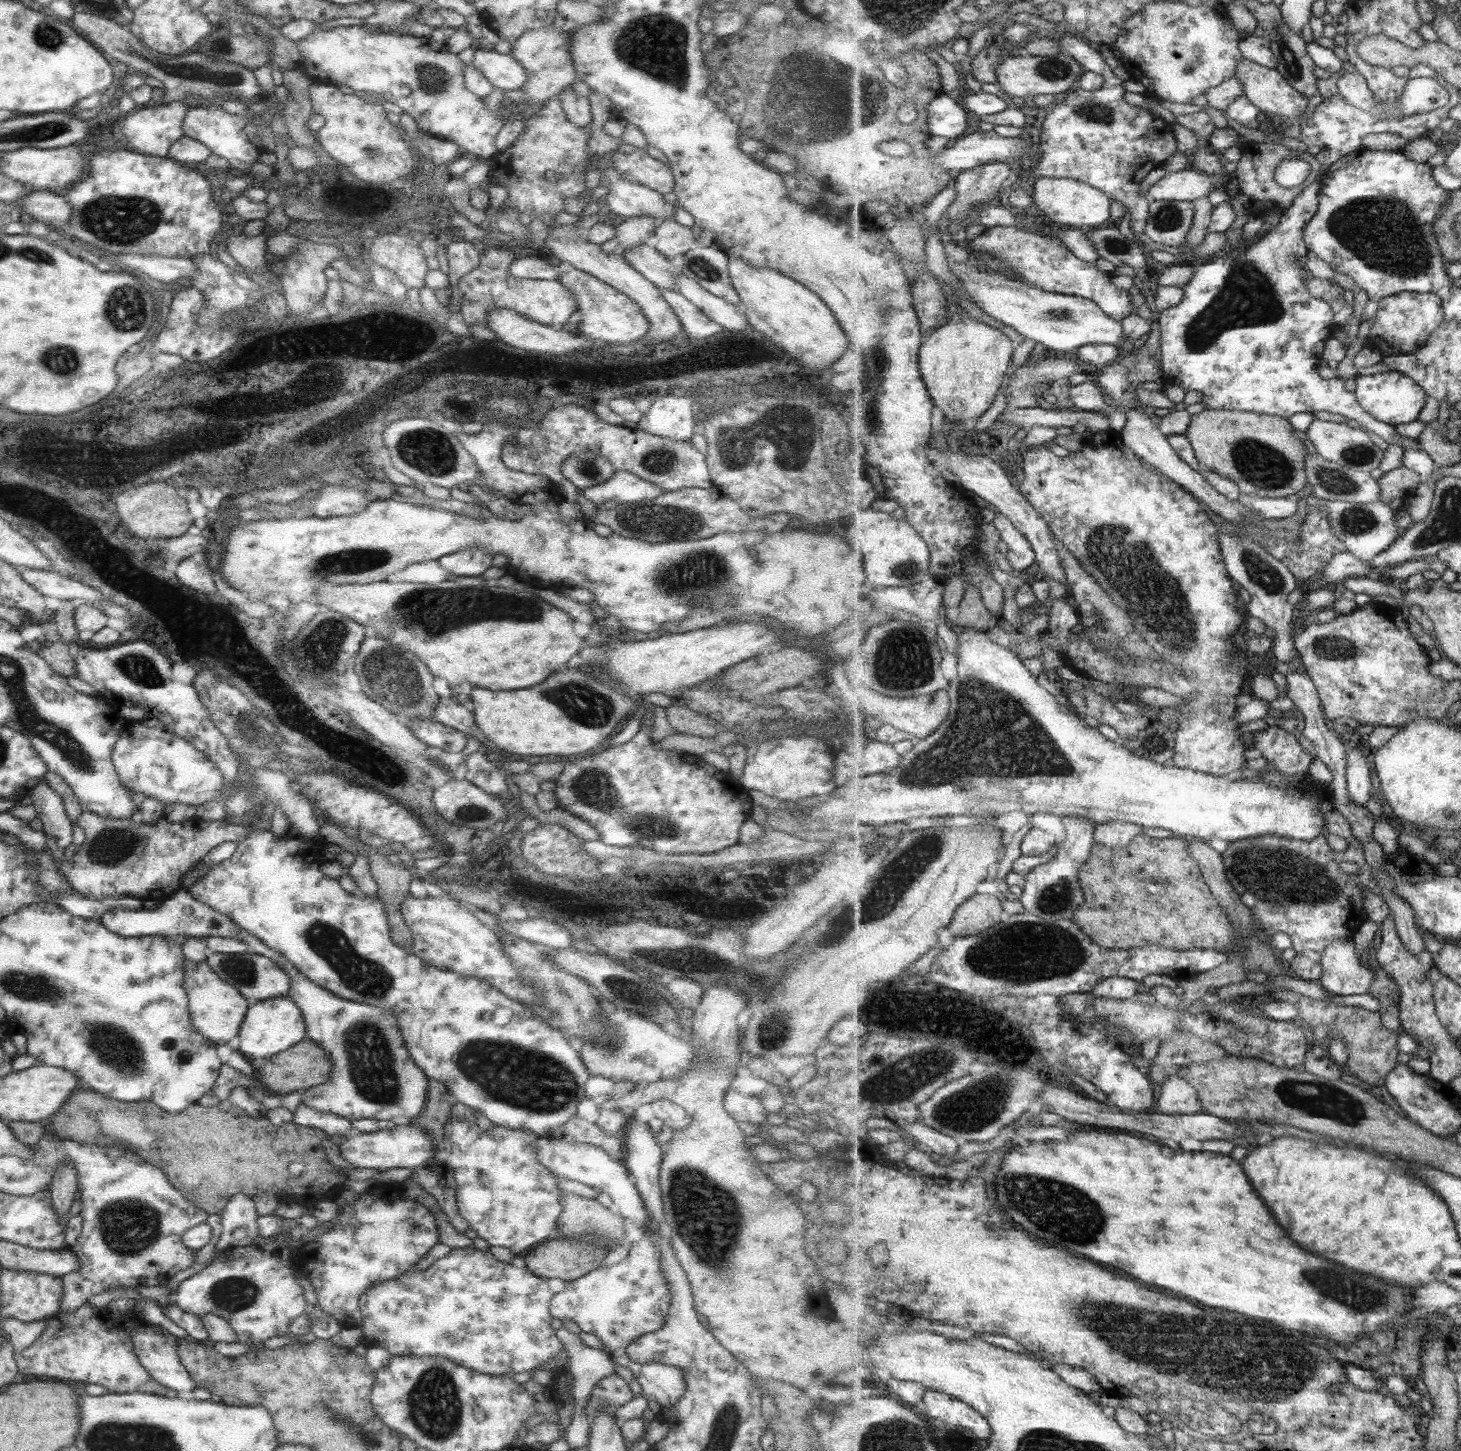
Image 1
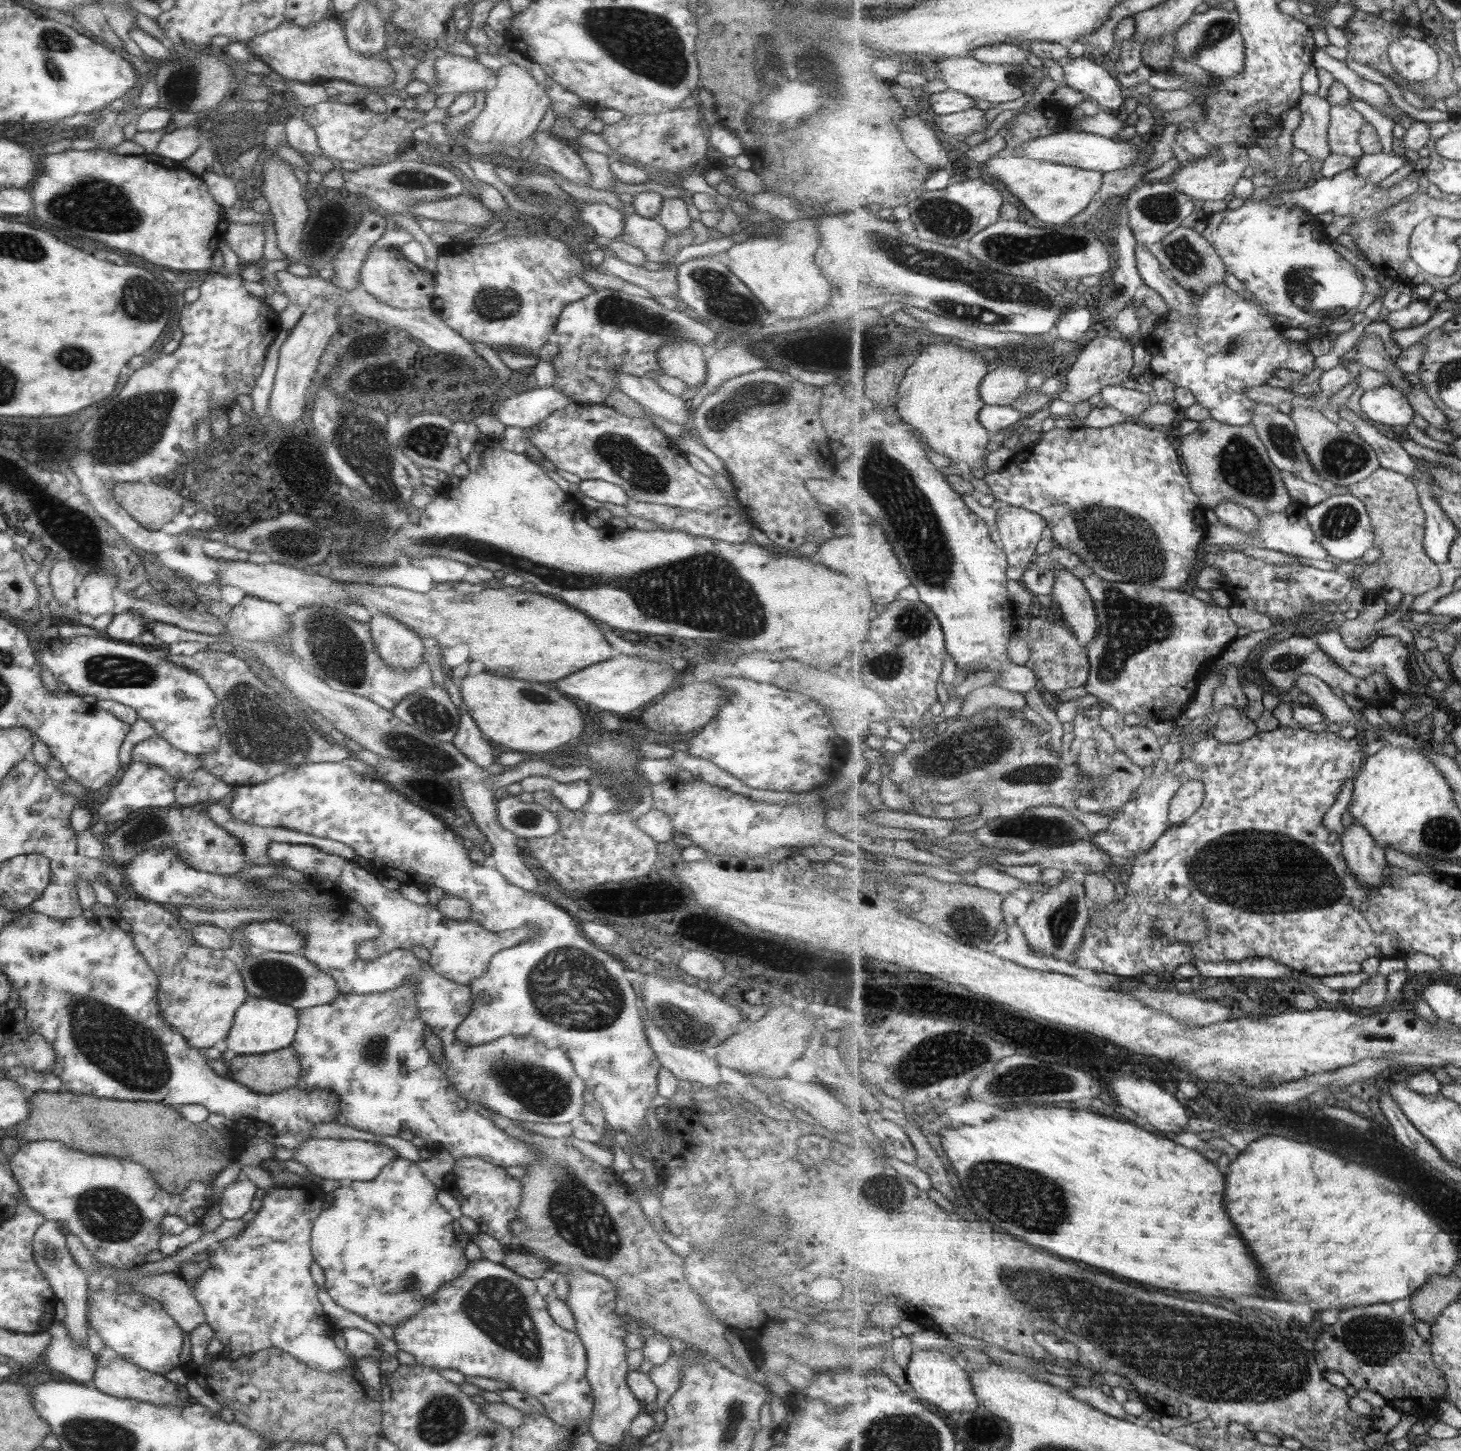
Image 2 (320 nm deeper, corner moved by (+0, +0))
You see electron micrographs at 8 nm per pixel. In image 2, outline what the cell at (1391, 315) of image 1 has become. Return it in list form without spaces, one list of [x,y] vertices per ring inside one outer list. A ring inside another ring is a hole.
[[[1414,298],[1405,308],[1393,311],[1388,315],[1385,325],[1391,326],[1392,330],[1403,330],[1413,328],[1419,324],[1429,322],[1429,318],[1440,309],[1430,300]]]

